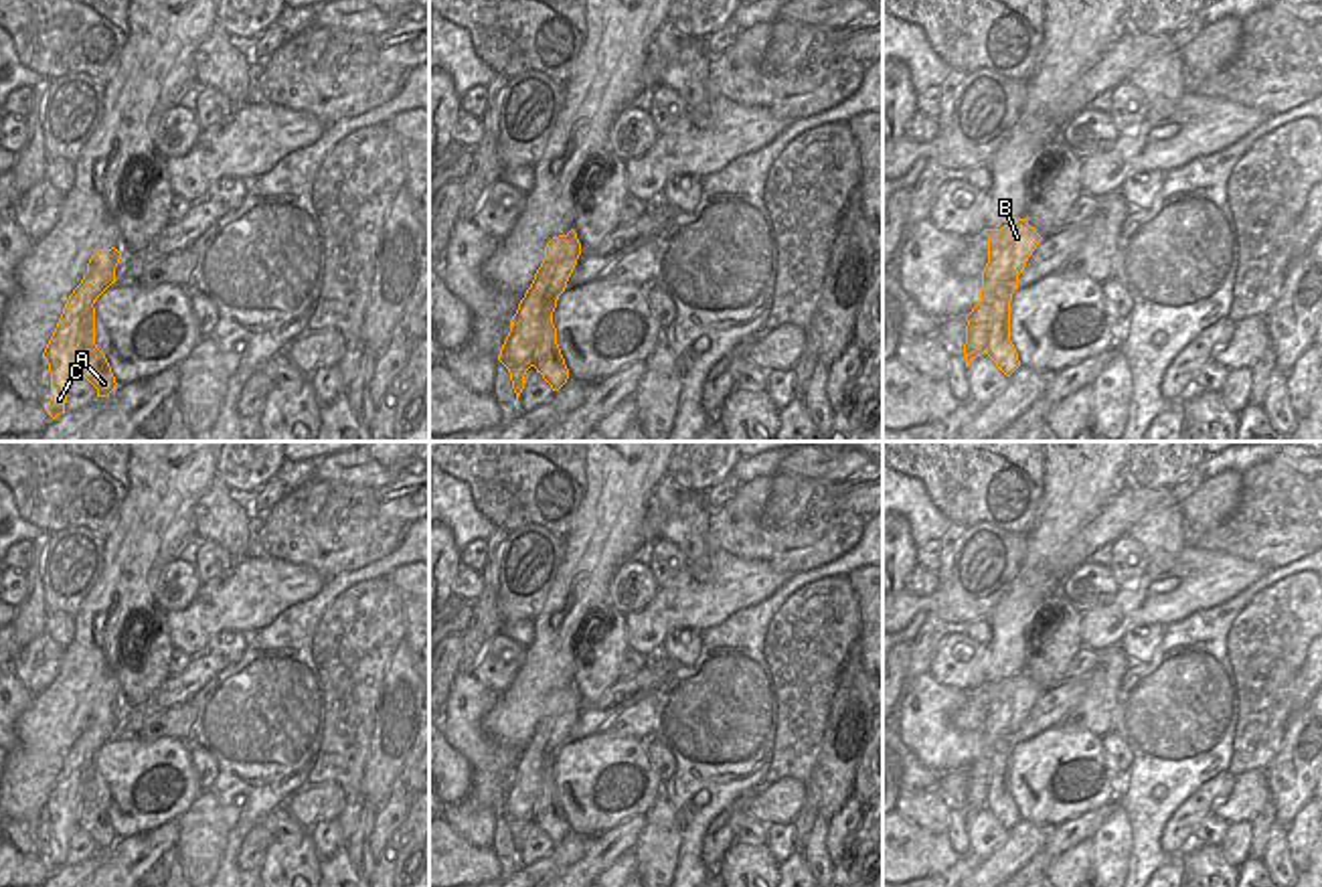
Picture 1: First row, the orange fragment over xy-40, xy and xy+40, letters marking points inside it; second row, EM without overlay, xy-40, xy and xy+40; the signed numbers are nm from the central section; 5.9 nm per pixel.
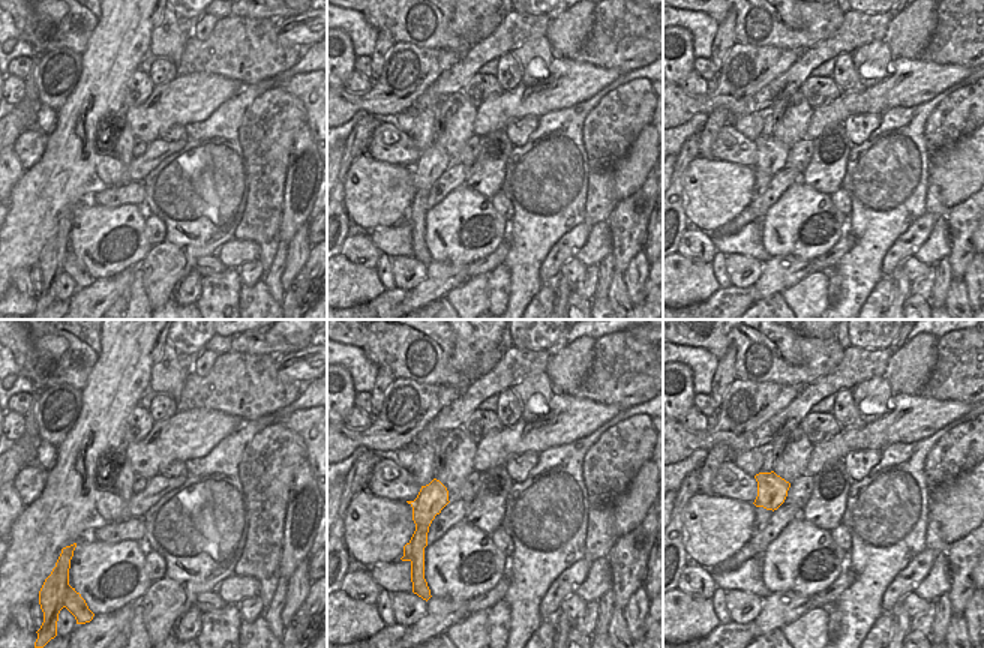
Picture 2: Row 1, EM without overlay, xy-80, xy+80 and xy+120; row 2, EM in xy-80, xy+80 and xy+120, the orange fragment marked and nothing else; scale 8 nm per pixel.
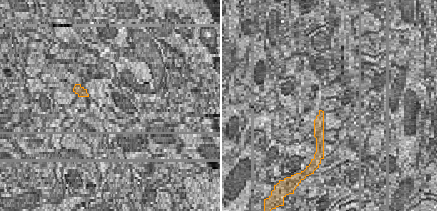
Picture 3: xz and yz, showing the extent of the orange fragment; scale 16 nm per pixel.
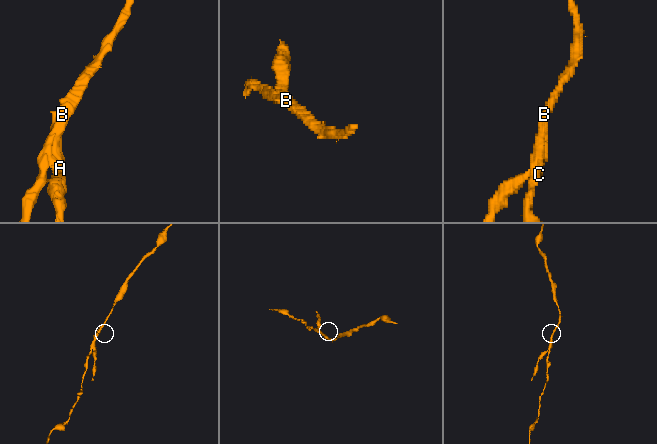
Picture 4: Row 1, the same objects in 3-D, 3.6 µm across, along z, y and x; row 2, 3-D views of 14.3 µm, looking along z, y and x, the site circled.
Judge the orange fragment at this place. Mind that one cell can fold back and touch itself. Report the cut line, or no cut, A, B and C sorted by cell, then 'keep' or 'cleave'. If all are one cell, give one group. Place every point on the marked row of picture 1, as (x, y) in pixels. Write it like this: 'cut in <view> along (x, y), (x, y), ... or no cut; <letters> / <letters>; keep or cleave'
cut in xy along (555, 300), (543, 312), (533, 365); A / B C; cleave

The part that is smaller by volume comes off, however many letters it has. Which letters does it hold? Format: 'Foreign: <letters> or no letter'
Foreign: A

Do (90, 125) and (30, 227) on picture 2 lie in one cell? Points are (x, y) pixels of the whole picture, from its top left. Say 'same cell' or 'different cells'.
same cell

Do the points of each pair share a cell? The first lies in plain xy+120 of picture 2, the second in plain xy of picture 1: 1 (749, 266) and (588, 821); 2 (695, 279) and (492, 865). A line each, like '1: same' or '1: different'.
1: different
2: same

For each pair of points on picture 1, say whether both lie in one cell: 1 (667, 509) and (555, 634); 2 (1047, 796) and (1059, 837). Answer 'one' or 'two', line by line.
1: two
2: two

